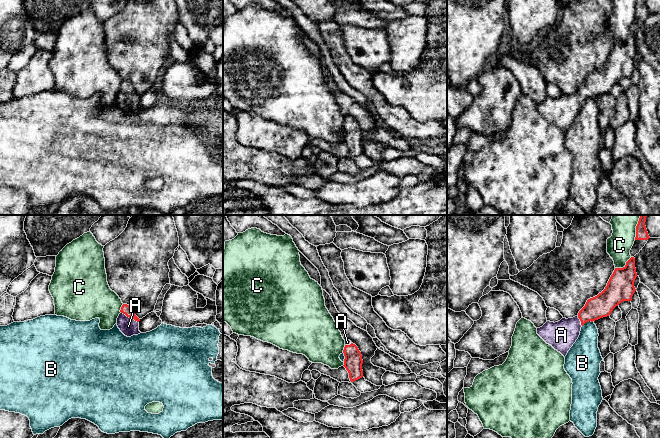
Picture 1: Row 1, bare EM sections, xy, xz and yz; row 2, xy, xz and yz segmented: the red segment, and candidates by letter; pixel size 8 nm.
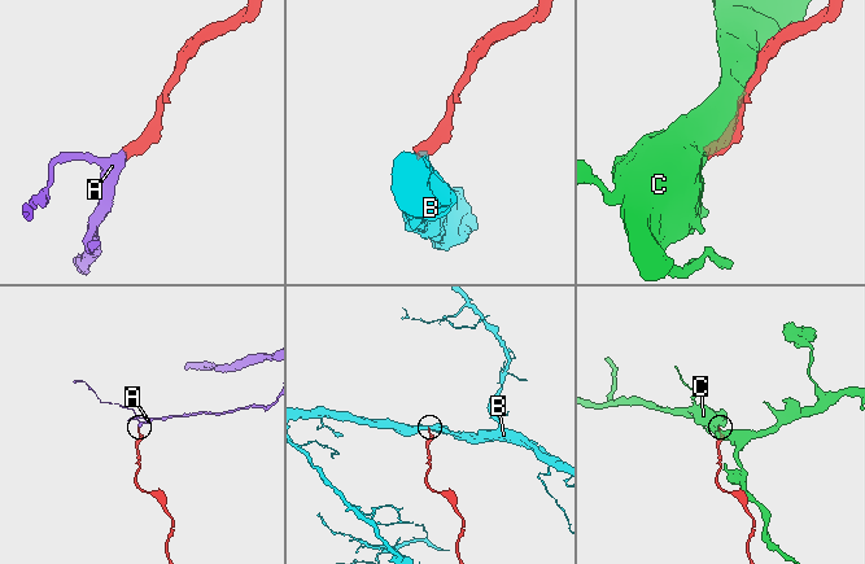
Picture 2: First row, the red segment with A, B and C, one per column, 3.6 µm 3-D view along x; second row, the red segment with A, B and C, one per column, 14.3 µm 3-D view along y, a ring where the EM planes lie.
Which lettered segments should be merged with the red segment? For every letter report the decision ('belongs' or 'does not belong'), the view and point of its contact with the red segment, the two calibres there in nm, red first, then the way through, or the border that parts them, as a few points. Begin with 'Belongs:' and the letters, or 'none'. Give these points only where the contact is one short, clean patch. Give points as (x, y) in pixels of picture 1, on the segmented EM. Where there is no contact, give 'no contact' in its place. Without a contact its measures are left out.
Belongs: A
A: belongs | xy (130, 317) | 80/140 nm | across xy (125, 309), (130, 317), (128, 326)
B: does not belong | yz (587, 321) | 180/220 nm
C: does not belong | yz (623, 267) | 220/190 nm

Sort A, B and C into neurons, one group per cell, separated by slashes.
A / B / C

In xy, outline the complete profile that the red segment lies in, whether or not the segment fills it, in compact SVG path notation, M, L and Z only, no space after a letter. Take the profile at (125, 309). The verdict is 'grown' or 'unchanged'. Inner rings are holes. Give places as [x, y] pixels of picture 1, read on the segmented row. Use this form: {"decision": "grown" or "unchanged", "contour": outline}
{"decision": "grown", "contour": "M123 304L120 312L117 318L117 326L120 331L127 337L140 334L140 319L135 315L132 308L127 304Z"}

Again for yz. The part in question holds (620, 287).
{"decision": "grown", "contour": "M631 257L623 268L615 268L605 289L587 300L585 306L573 318L562 318L558 322L547 321L537 328L537 334L564 357L580 335L586 322L593 322L611 314L623 301L631 301L637 277L635 258Z"}

